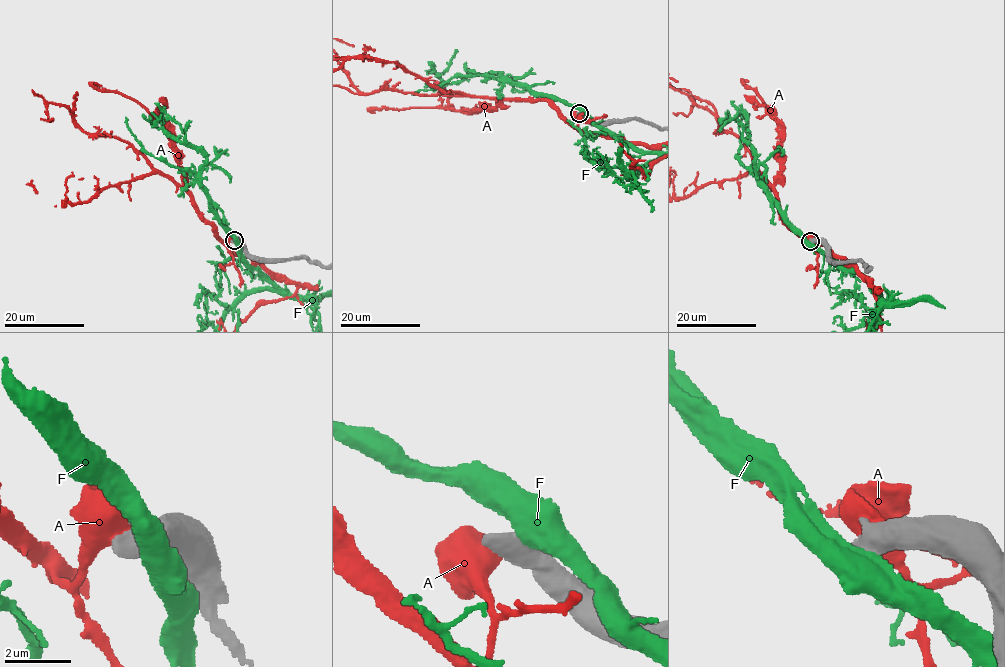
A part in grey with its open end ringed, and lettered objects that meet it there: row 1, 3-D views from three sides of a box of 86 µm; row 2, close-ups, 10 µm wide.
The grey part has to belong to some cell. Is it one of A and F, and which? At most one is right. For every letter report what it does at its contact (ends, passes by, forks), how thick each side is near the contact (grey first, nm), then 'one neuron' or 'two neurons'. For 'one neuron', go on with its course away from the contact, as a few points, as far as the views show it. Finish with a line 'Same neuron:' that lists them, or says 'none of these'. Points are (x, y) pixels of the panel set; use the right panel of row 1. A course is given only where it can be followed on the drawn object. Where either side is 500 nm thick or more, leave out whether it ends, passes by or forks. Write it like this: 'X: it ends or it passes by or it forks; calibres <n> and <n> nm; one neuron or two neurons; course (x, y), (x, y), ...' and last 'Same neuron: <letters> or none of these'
A: calibres 750 and 700 nm; two neurons
F: calibres 750 and 750 nm; two neurons
Same neuron: none of these

